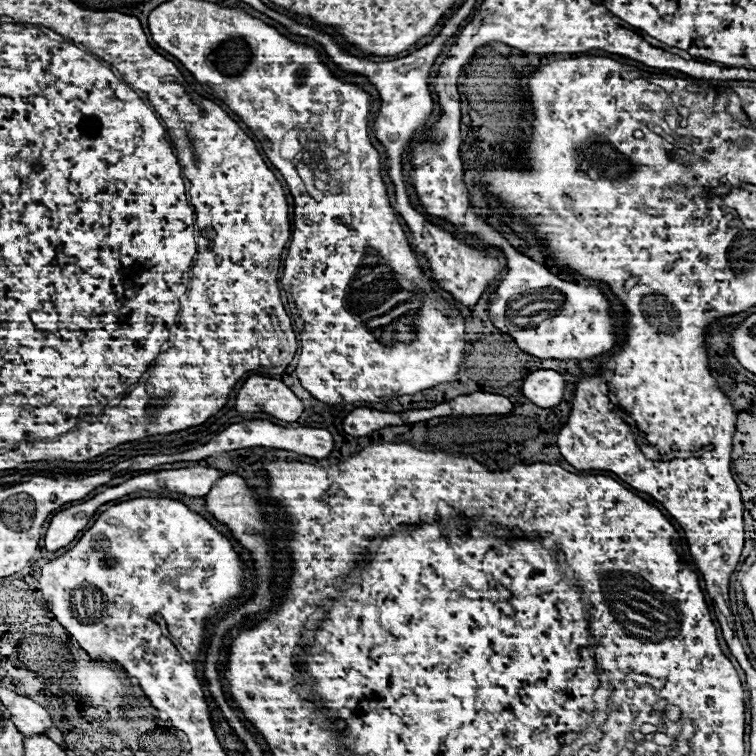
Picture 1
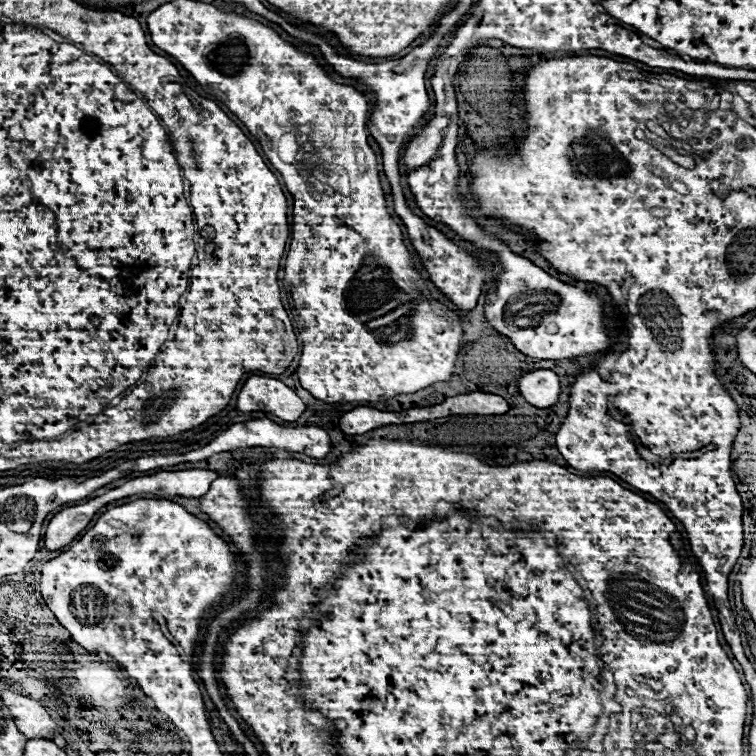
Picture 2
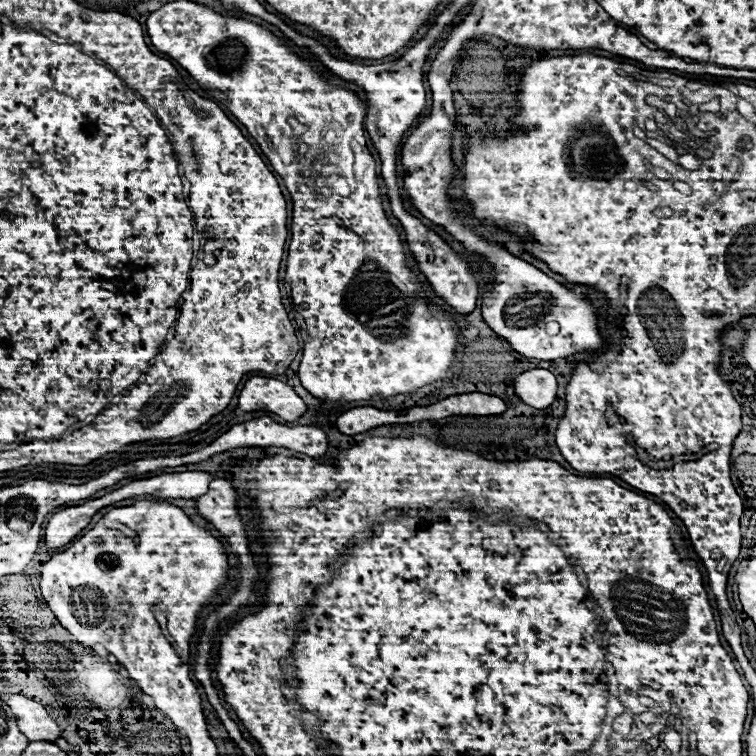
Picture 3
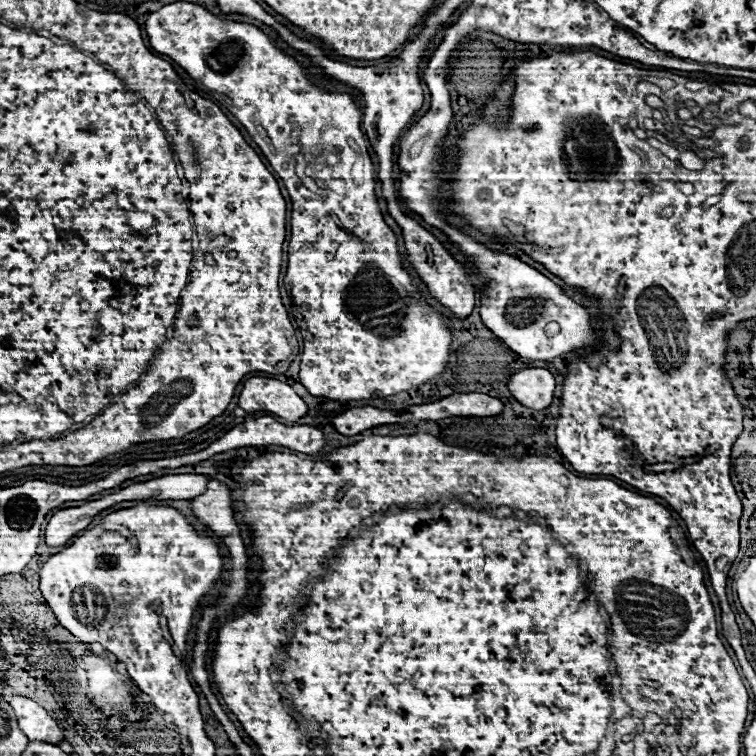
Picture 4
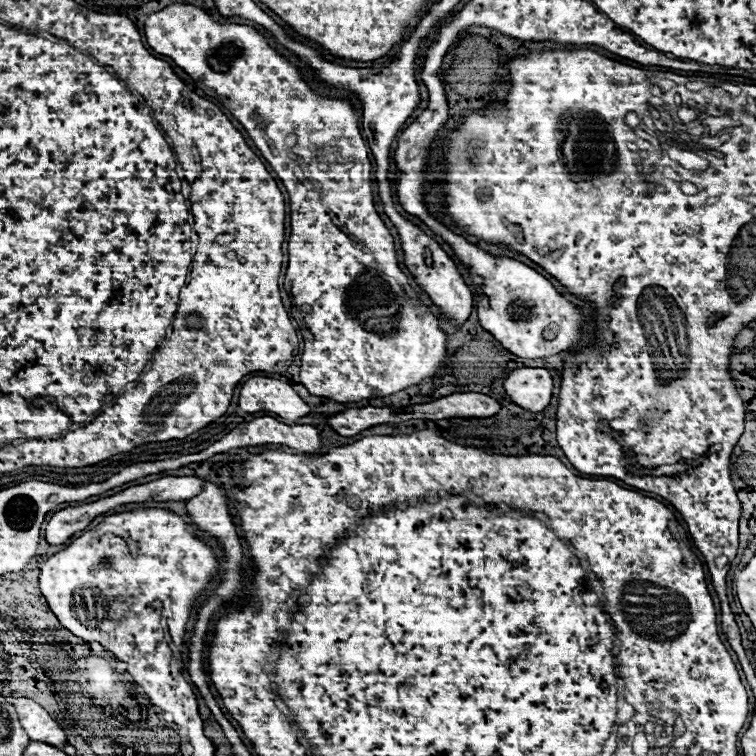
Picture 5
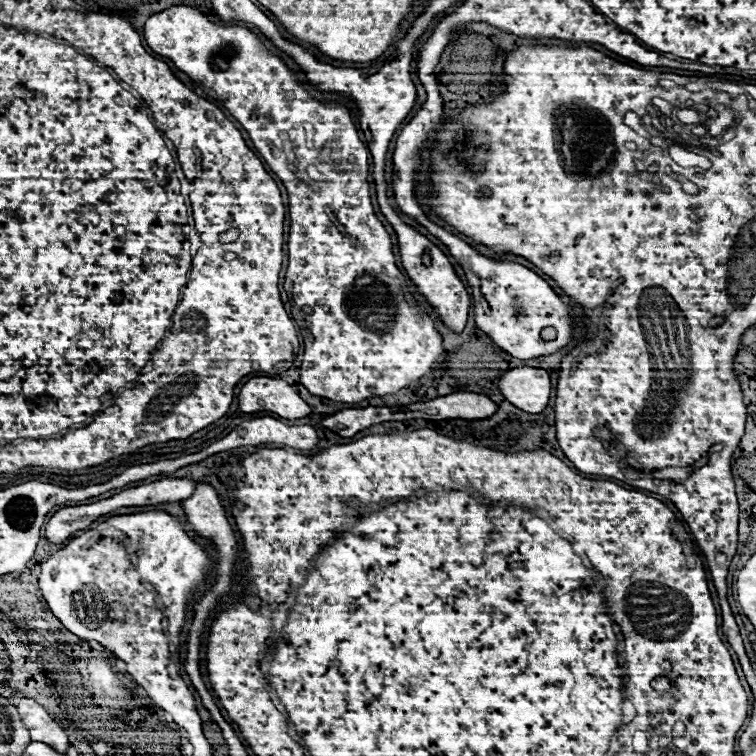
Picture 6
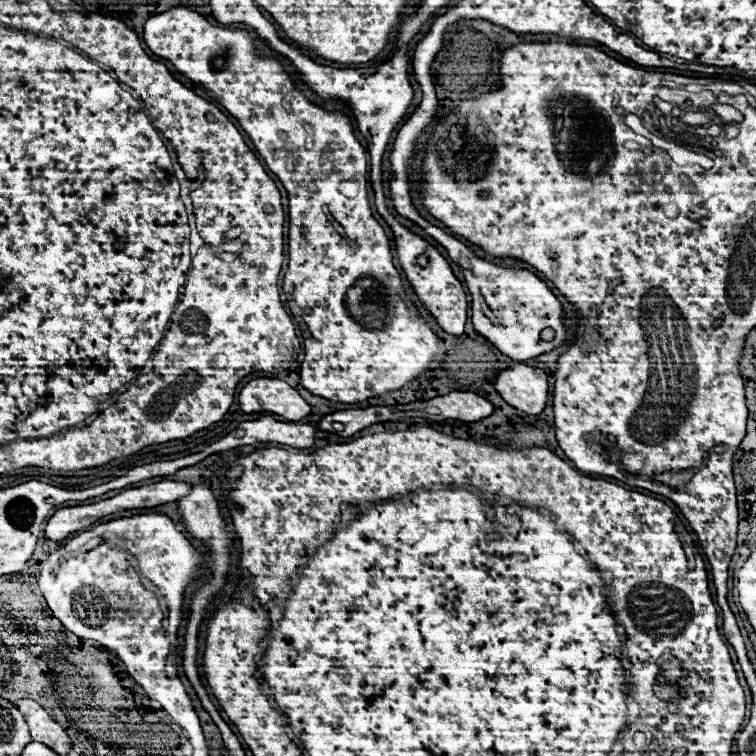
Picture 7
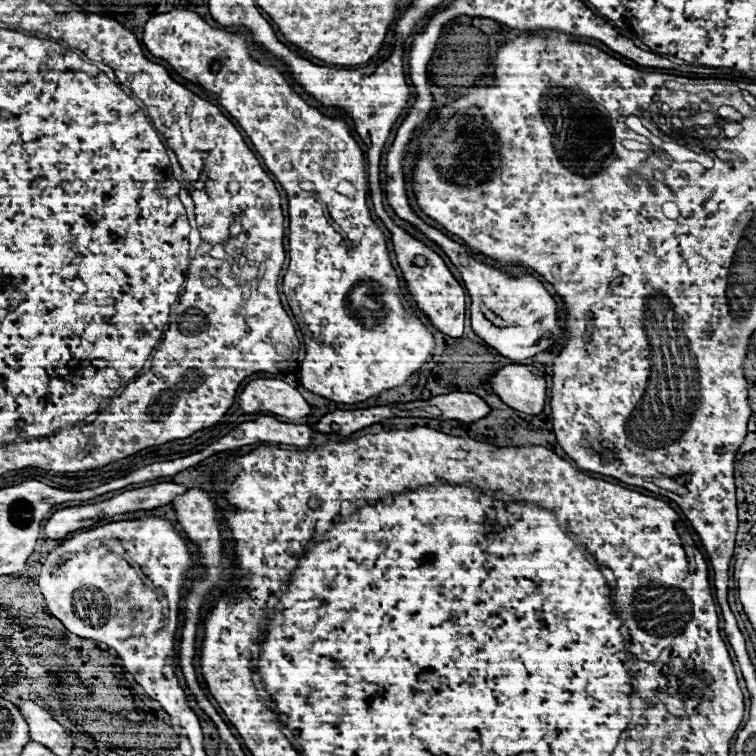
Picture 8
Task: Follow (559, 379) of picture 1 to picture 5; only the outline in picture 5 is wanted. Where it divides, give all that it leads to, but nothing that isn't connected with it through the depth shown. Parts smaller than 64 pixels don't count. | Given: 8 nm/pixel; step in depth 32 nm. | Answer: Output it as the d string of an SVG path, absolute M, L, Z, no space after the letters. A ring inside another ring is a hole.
M518 368L504 380L504 390L518 406L540 412L550 404L554 380L546 368Z

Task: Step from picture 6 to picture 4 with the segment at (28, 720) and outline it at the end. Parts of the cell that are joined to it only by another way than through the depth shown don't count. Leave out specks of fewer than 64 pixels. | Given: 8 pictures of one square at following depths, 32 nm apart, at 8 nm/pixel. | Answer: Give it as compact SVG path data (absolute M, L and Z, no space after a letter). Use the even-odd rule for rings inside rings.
M4 696L4 700L14 708L18 726L28 734L30 740L46 740L58 744L64 738L58 724L34 700L24 696Z

